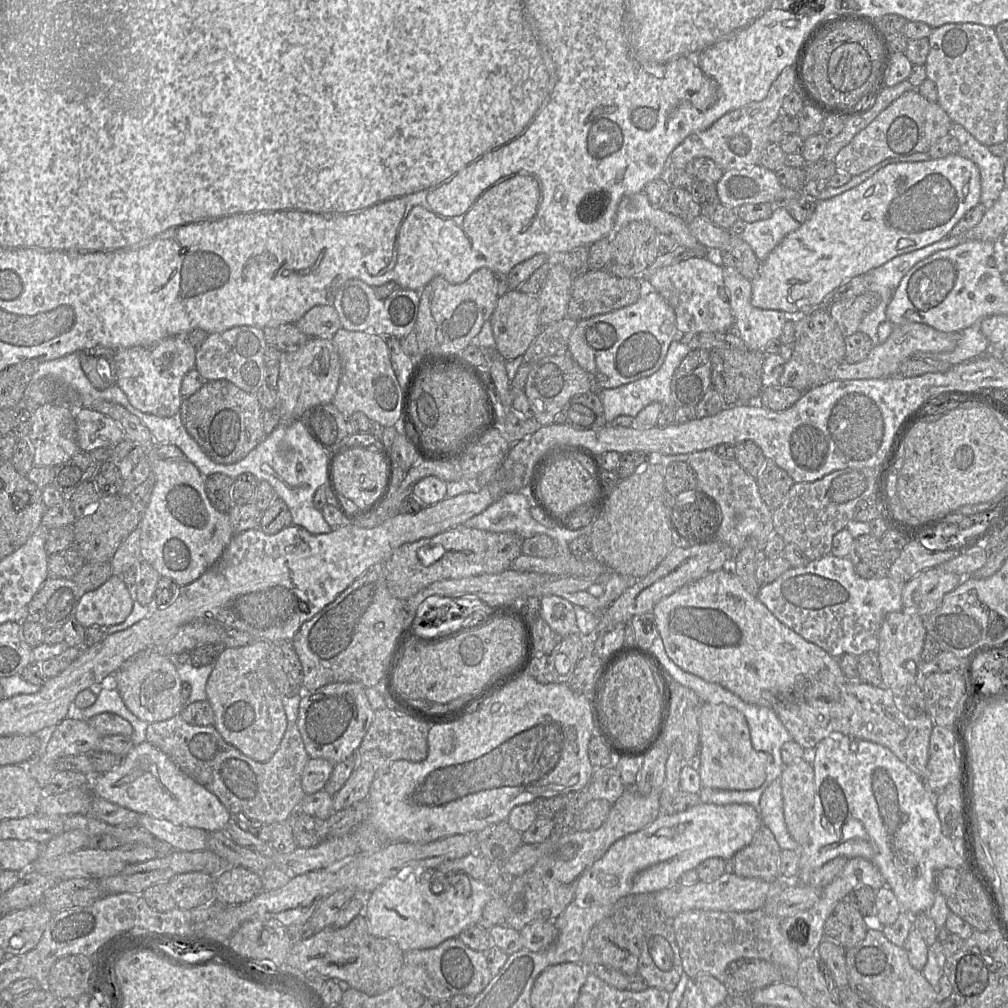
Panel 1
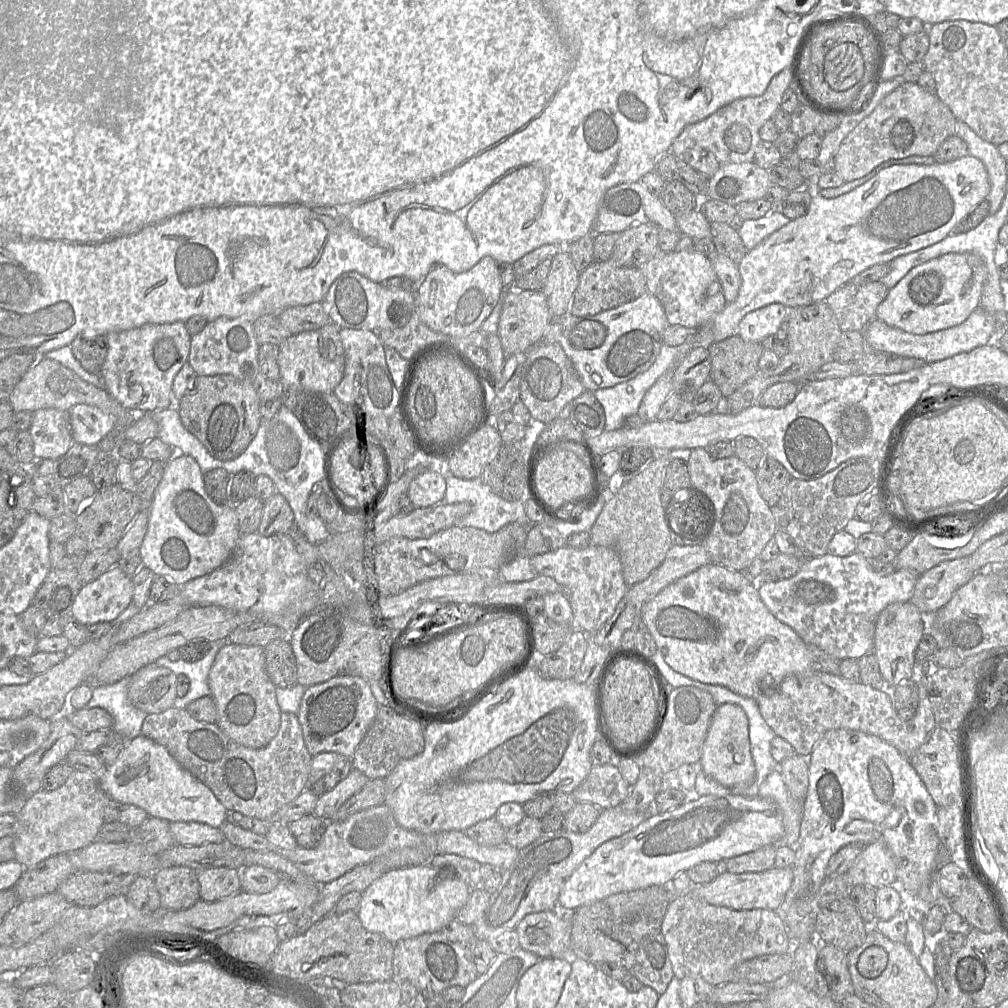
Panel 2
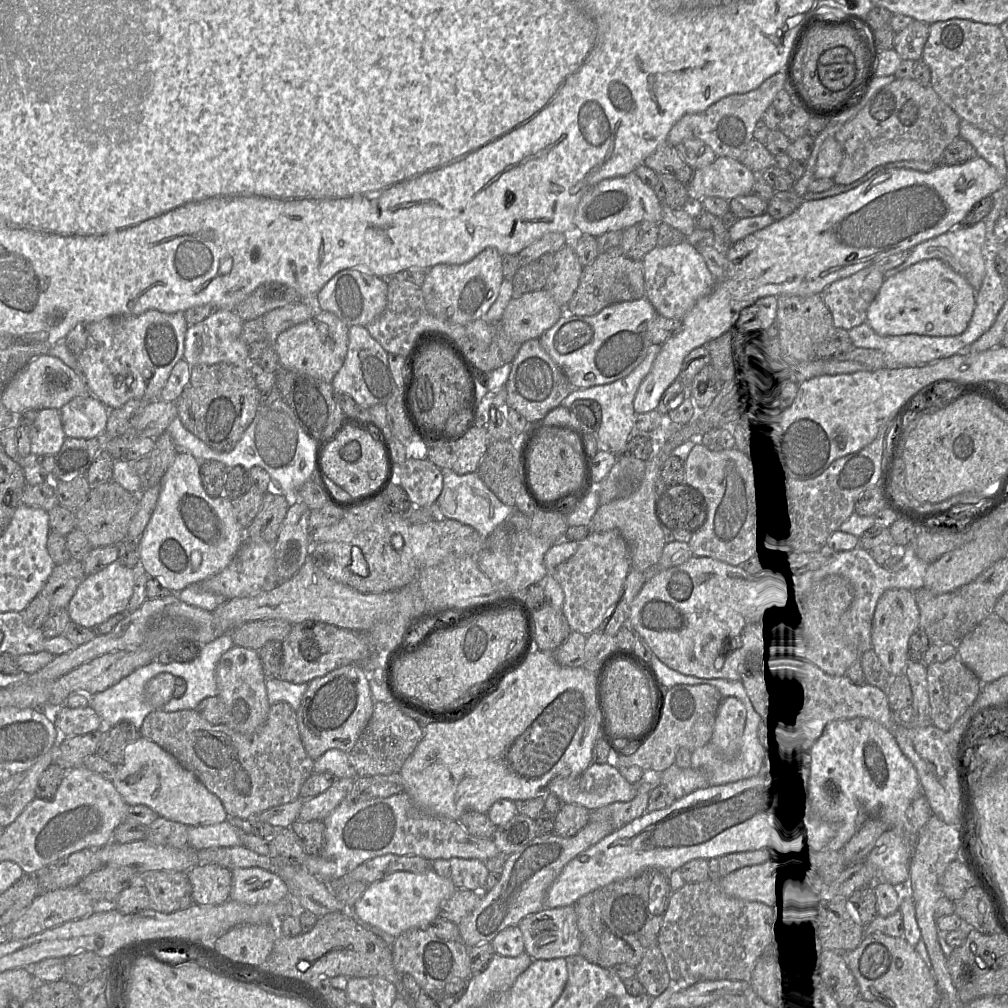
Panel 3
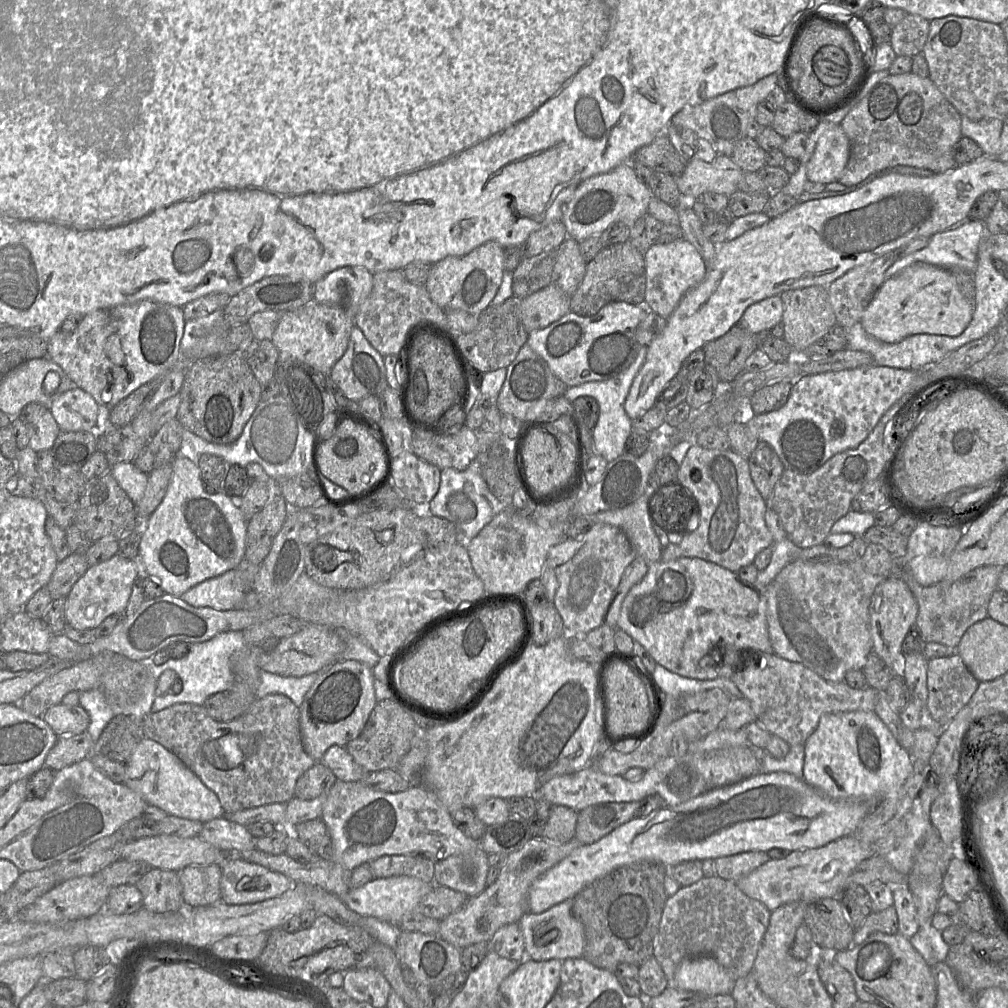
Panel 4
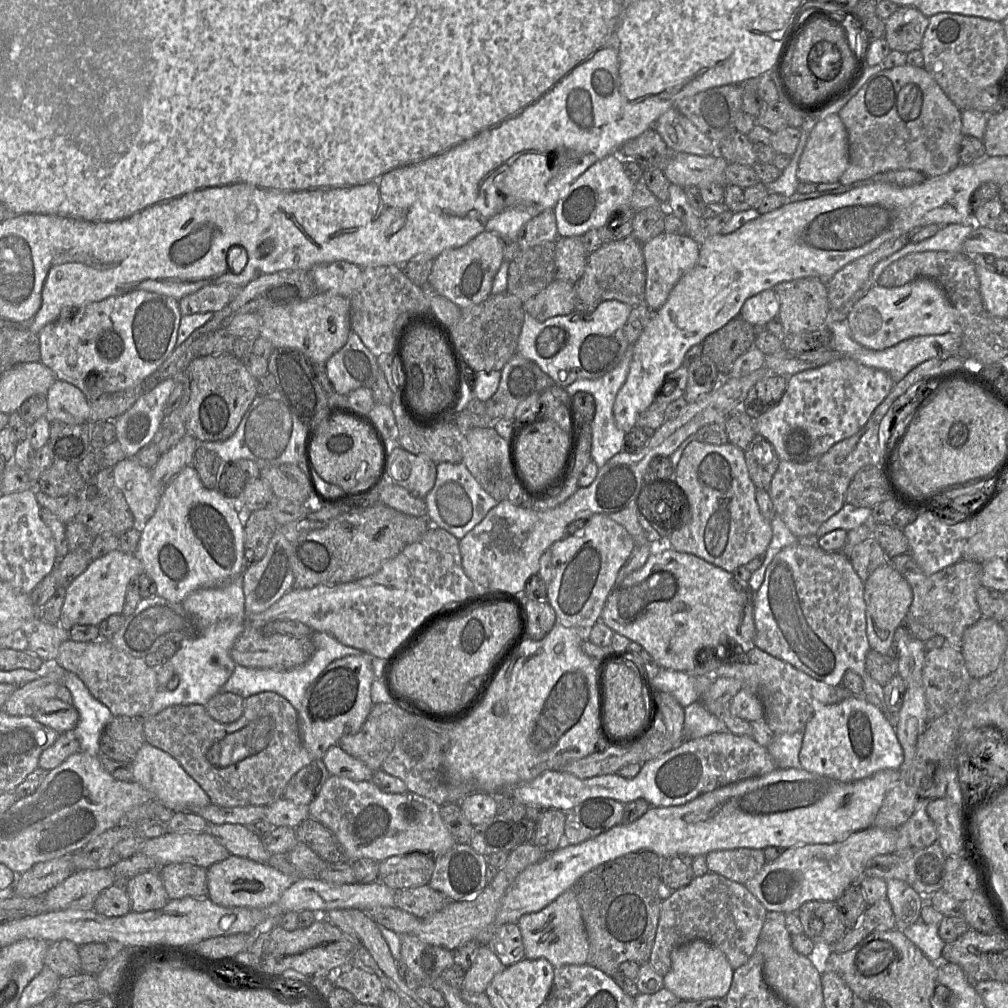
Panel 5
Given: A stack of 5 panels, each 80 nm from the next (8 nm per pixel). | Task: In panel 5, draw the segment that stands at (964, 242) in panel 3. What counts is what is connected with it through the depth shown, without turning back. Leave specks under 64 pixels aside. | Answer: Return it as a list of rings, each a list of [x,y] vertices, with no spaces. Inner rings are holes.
[[[975,222],[972,224],[948,224],[942,226],[940,230],[932,237],[918,242],[908,243],[902,249],[895,252],[888,258],[880,261],[872,270],[871,275],[865,282],[864,286],[856,292],[853,298],[841,309],[831,309],[827,315],[830,322],[840,322],[846,320],[848,312],[852,306],[862,298],[867,291],[876,284],[880,274],[893,262],[903,258],[904,256],[926,251],[945,251],[945,252],[962,252],[963,244],[973,229],[979,227]]]

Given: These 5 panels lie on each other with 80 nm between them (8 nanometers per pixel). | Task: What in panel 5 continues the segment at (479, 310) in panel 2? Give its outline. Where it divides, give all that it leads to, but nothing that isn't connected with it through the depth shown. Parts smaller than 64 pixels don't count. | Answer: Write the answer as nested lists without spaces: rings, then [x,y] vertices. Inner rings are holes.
[[[485,231],[463,246],[442,251],[434,259],[428,283],[459,308],[476,305],[491,294],[493,280],[503,260],[503,239],[494,232]]]

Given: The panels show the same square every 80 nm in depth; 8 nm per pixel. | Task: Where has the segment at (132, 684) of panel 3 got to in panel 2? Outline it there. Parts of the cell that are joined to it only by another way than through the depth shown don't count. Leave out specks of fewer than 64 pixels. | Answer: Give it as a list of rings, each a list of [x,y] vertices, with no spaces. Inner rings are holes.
[[[129,677],[110,685],[95,685],[92,690],[92,697],[84,708],[102,708],[113,718],[112,731],[127,740],[132,740],[141,735],[143,721],[148,714],[139,710],[128,699]]]

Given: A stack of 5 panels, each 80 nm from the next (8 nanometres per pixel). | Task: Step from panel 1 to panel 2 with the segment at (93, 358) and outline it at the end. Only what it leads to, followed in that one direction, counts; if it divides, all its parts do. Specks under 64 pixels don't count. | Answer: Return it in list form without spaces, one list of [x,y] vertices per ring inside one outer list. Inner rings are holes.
[[[77,336],[69,346],[74,357],[87,372],[100,375],[107,355],[107,345],[104,337],[86,339]]]

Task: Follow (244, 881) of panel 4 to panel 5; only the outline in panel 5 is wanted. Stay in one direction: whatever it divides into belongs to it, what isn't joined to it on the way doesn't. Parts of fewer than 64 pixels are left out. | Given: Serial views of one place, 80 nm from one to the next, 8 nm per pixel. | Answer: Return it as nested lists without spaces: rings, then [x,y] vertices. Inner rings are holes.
[[[229,855],[225,860],[207,868],[207,897],[223,907],[266,907],[278,901],[293,883],[295,877],[253,860]]]

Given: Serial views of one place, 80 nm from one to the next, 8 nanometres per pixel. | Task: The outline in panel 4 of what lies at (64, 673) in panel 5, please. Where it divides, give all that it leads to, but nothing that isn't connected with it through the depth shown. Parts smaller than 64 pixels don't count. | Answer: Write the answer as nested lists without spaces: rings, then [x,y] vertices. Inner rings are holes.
[[[100,688],[79,692],[79,705],[89,715],[90,722],[86,732],[92,737],[94,743],[96,743],[104,728],[114,717],[113,710],[108,705],[105,695]]]

